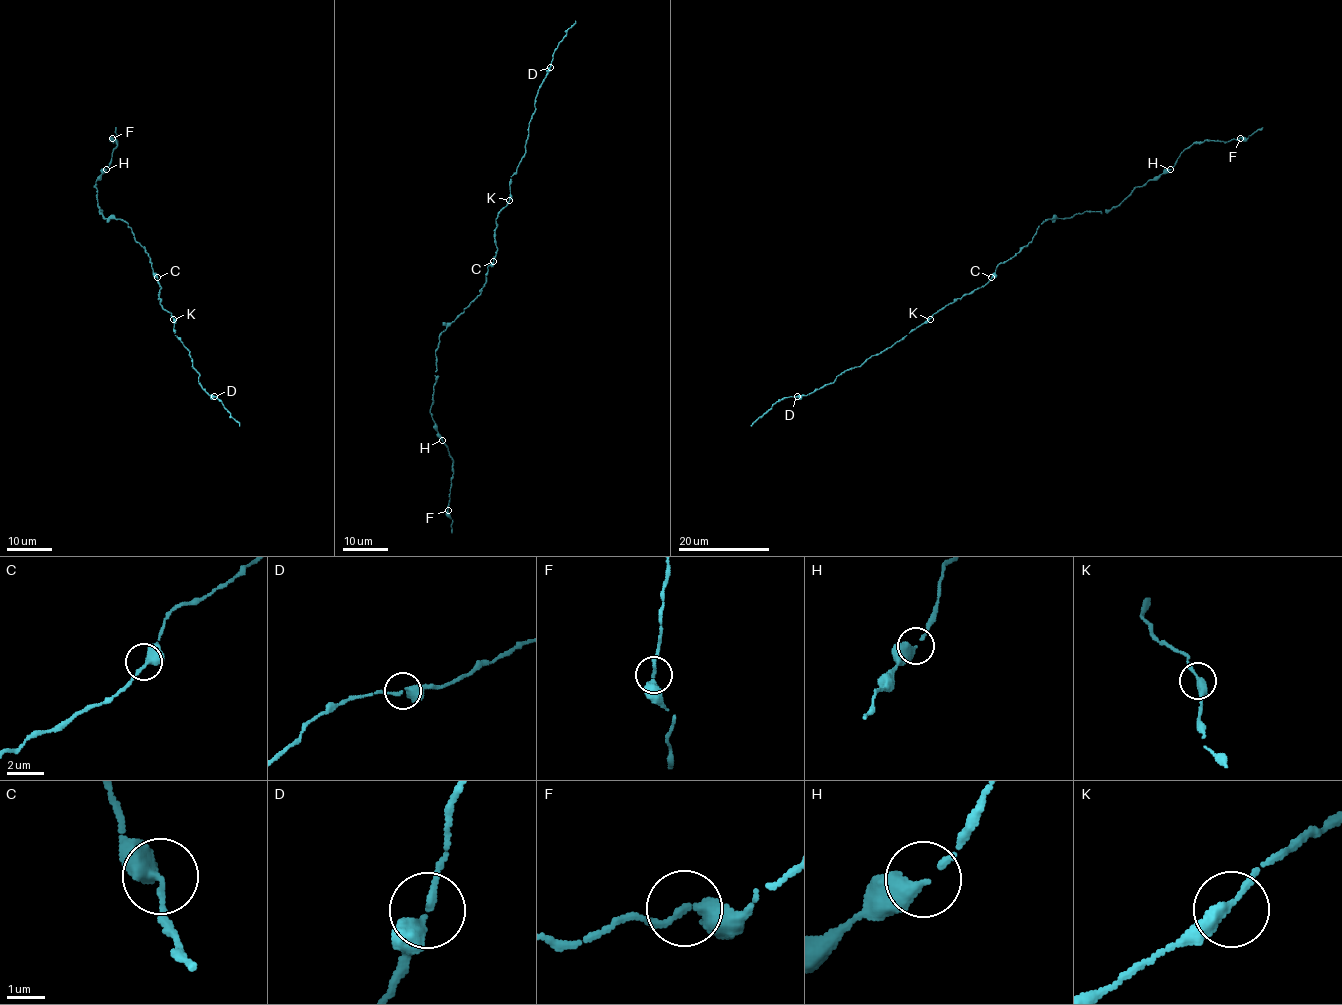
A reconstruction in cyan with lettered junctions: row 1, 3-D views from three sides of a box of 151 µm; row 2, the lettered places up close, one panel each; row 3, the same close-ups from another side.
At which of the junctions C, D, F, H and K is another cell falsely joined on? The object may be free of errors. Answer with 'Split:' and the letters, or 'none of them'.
Split: none of them

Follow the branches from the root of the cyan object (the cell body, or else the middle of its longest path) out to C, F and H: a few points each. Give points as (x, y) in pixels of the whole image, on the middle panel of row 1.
C: (487, 273), (493, 261)
F: (487, 273), (481, 292), (441, 333), (435, 351), (437, 371), (430, 413), (434, 429), (452, 461), (448, 509)
H: (487, 273), (481, 292), (439, 338), (430, 413), (442, 440)

